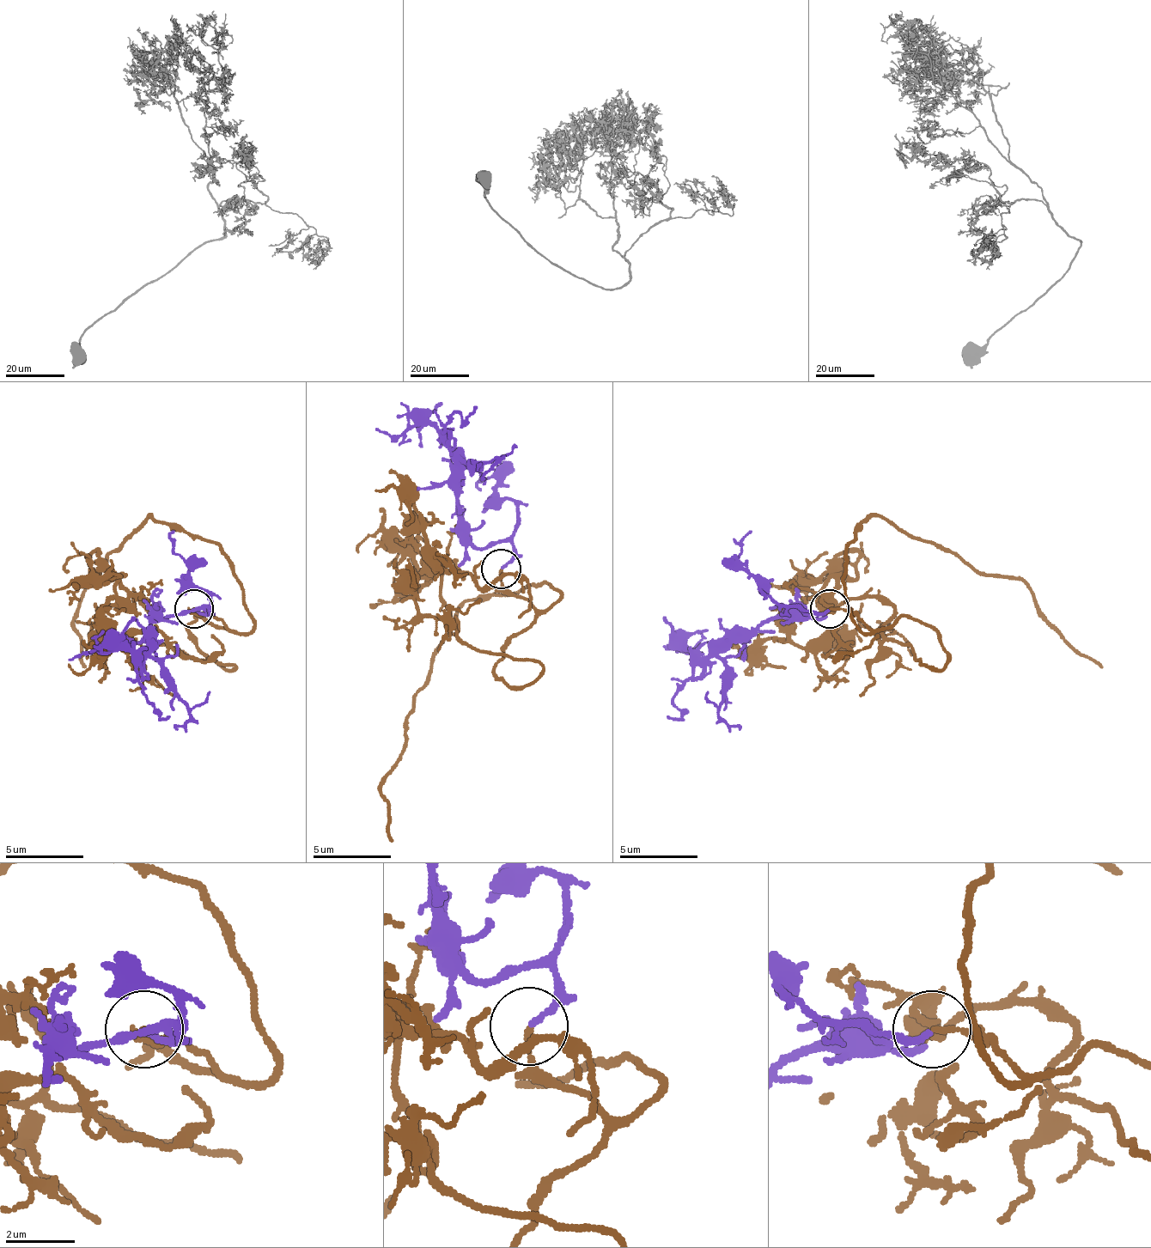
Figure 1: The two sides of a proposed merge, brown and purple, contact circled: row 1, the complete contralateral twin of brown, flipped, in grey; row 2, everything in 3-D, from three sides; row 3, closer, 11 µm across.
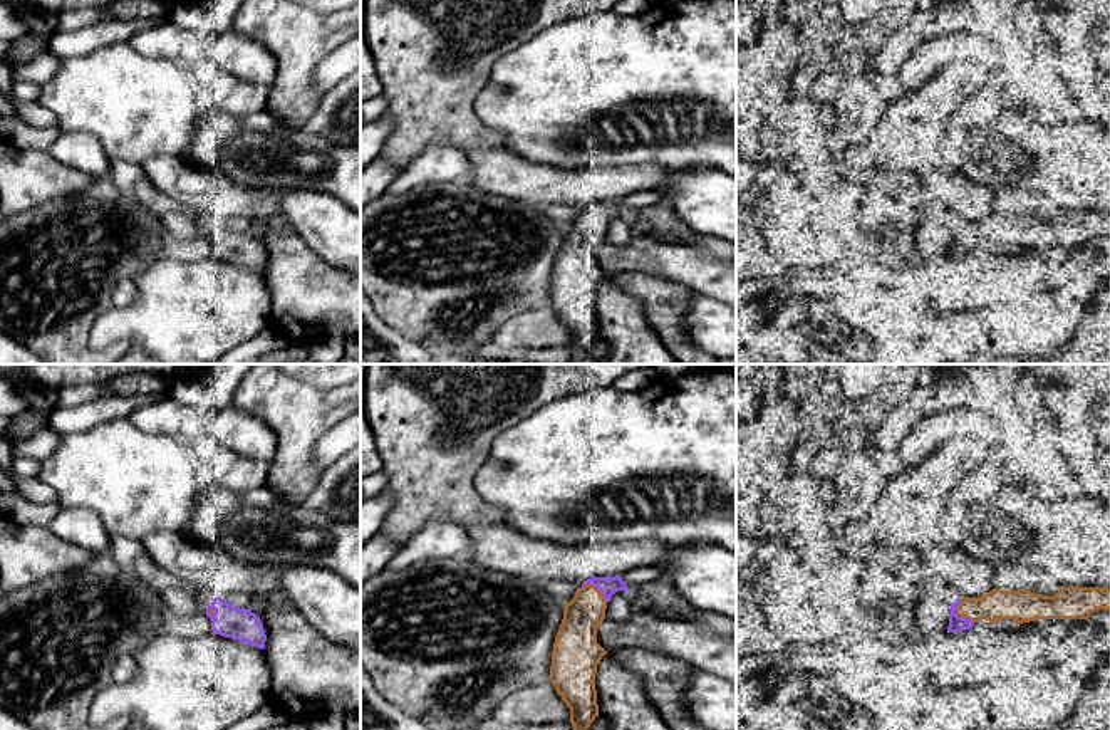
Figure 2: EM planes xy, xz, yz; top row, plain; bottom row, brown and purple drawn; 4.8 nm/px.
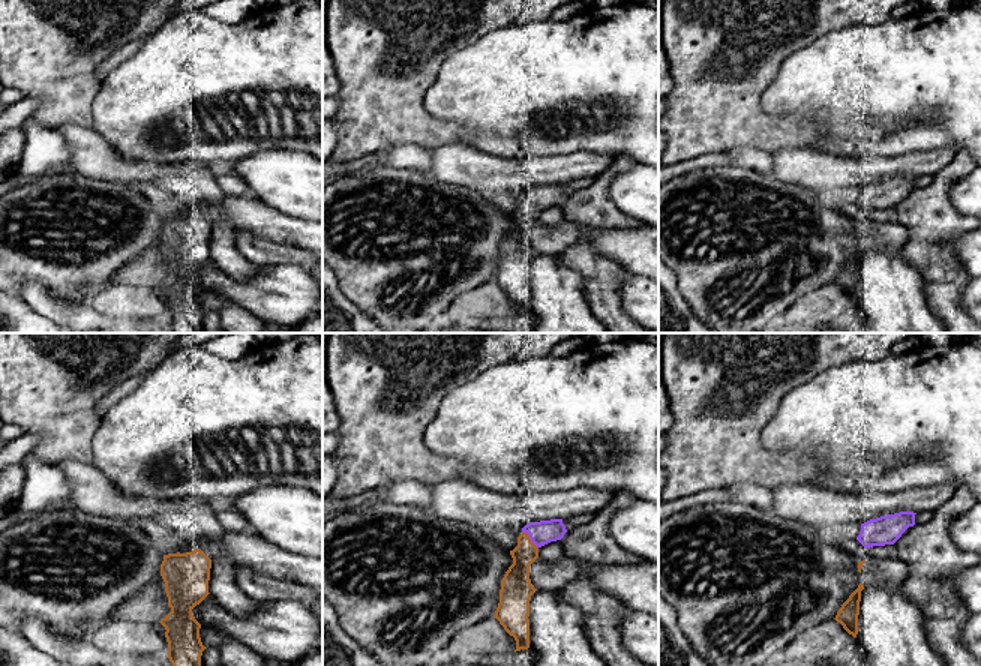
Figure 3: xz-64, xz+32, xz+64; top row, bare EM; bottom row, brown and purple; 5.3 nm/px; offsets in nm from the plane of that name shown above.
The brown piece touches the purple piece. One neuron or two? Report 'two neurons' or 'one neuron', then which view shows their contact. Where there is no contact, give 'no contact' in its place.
one neuron; meets brown in yz

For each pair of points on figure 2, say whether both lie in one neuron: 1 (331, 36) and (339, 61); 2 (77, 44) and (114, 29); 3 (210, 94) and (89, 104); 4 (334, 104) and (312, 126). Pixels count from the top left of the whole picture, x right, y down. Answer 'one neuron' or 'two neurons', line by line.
1: two neurons
2: one neuron
3: one neuron
4: one neuron

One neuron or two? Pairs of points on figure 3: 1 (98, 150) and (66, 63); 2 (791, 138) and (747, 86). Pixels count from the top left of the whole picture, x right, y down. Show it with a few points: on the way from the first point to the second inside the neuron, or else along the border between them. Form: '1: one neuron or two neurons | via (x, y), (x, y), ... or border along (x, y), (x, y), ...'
1: two neurons | border along (92, 126), (59, 125), (54, 129)
2: one neuron | via (776, 134), (747, 105), (747, 101)

